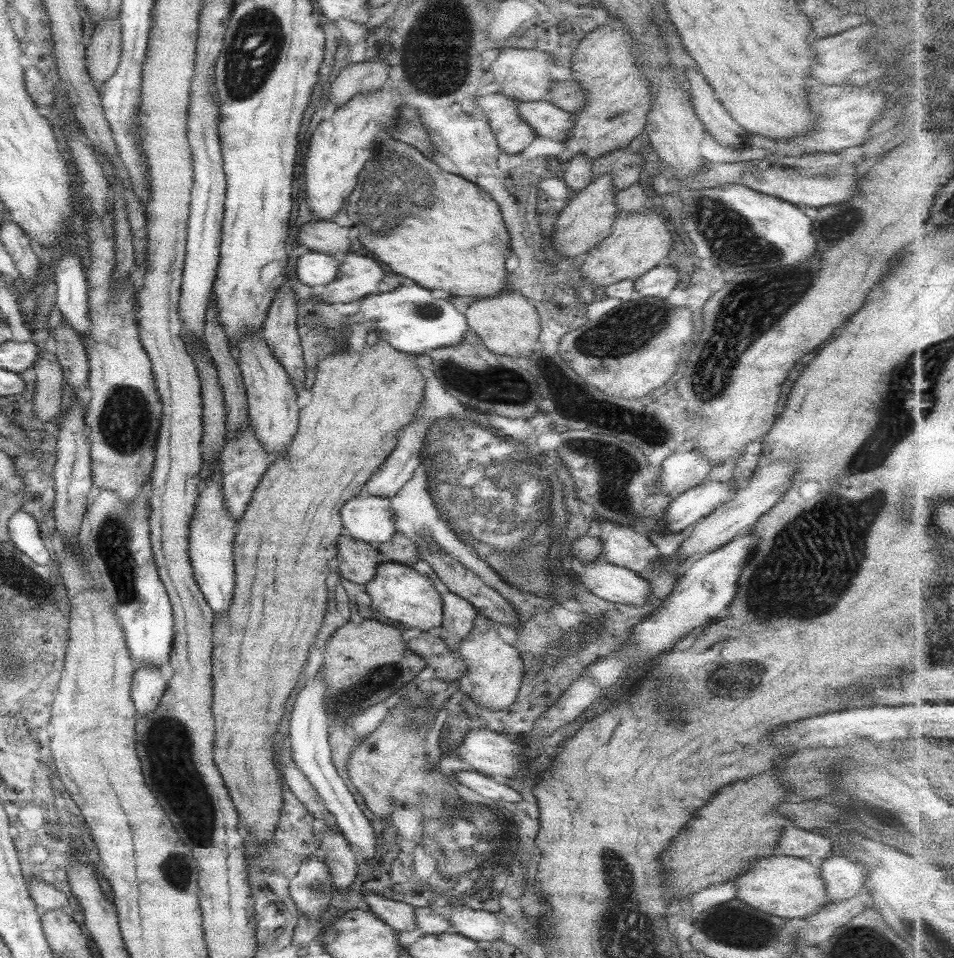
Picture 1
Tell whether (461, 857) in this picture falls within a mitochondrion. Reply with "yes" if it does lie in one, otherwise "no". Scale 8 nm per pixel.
yes

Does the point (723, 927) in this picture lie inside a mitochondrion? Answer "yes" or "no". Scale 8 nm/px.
yes

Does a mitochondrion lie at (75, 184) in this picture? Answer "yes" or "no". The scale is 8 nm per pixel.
no

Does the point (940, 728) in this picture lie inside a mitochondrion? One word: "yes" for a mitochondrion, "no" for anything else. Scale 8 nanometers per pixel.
no

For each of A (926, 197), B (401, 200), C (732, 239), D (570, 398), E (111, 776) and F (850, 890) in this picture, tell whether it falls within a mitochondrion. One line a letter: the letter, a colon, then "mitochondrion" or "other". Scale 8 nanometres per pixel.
A: other
B: mitochondrion
C: mitochondrion
D: mitochondrion
E: other
F: other

